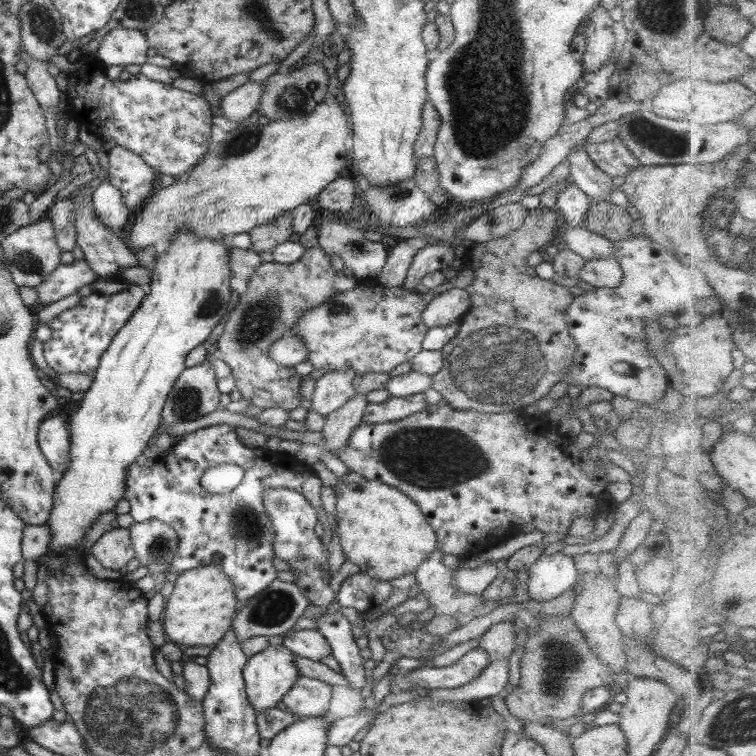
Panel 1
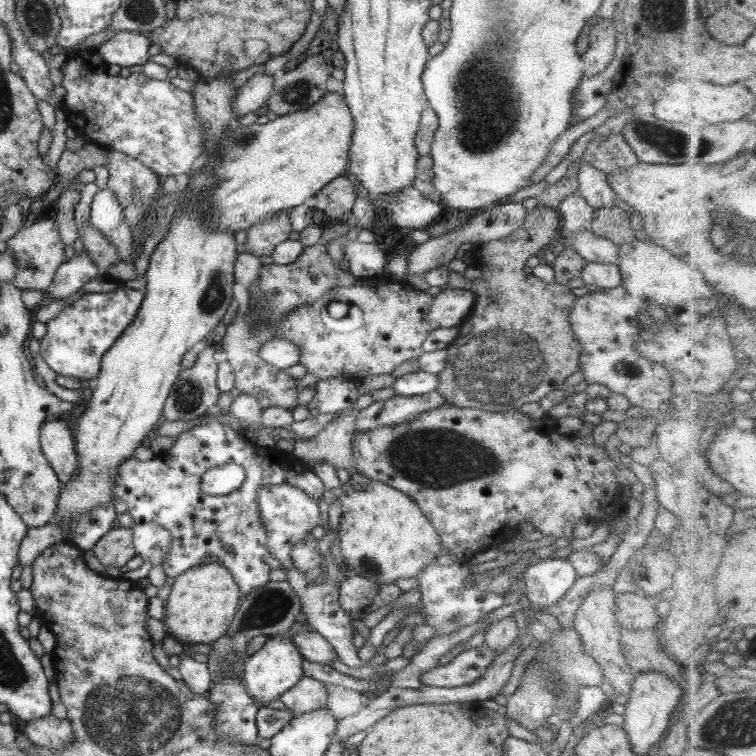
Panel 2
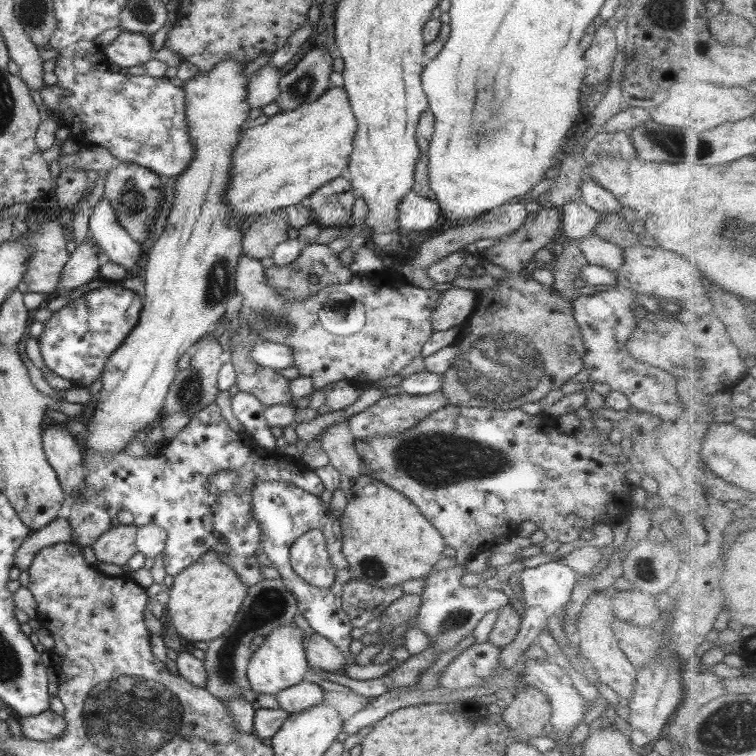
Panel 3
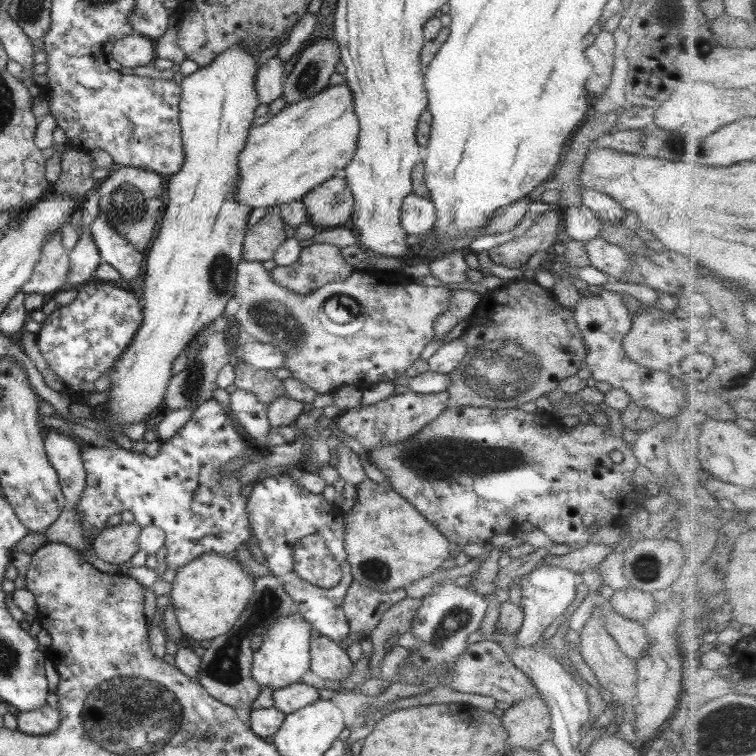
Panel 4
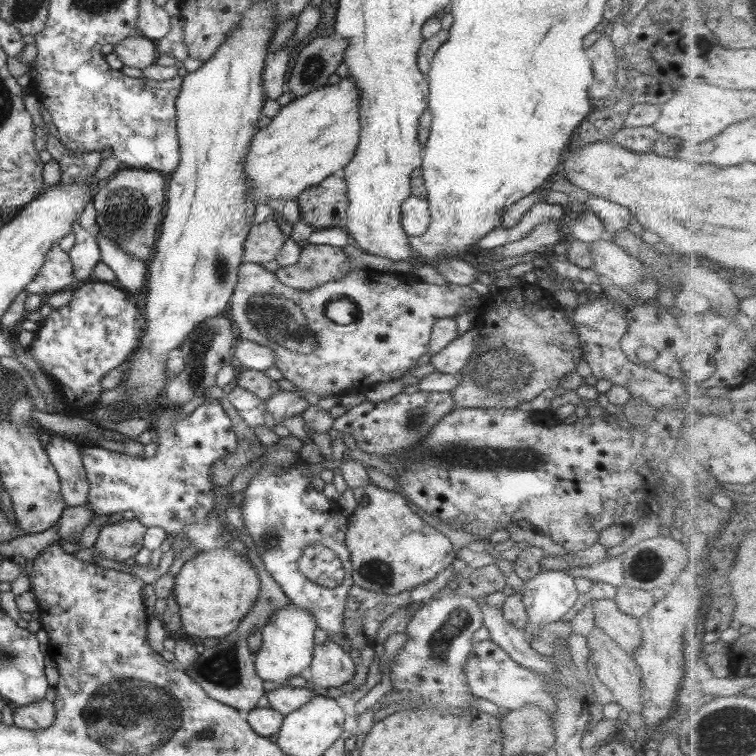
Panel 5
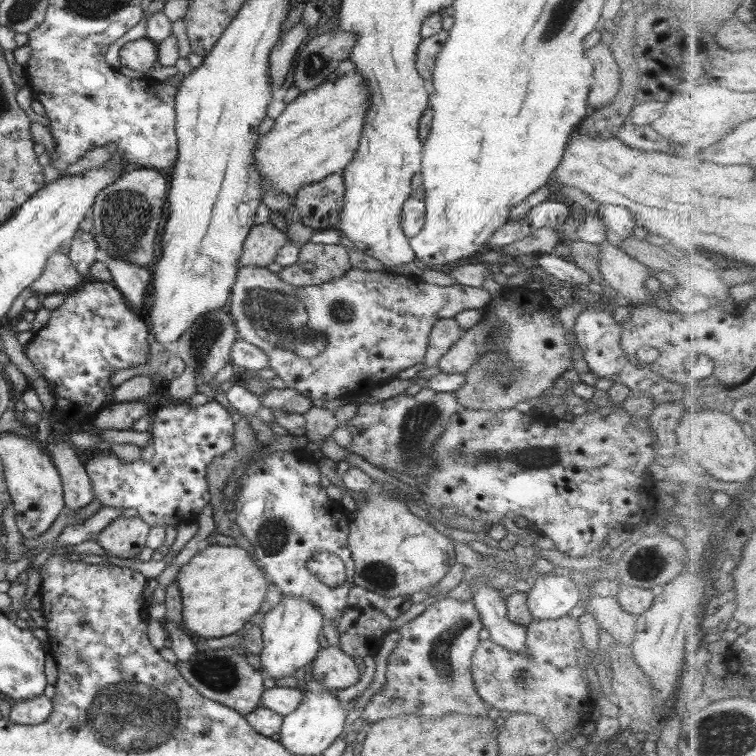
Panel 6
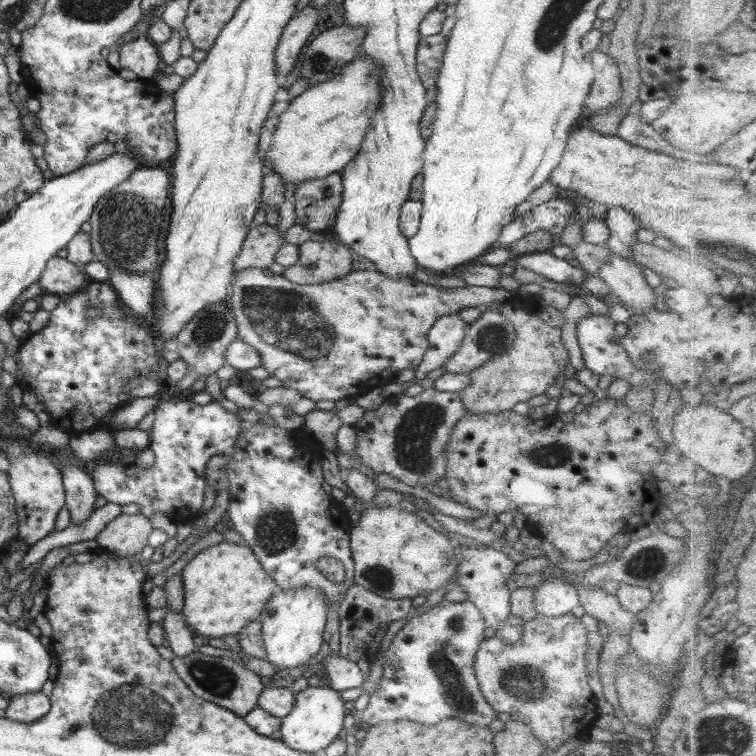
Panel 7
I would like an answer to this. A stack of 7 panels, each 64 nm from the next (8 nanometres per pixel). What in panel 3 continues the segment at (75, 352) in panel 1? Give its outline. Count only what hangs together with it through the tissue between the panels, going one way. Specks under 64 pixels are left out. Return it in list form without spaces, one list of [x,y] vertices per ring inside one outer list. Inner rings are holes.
[[[119,285],[92,289],[70,300],[42,322],[43,330],[37,342],[45,366],[53,374],[71,381],[73,386],[89,388],[101,376],[107,357],[136,326],[141,307],[135,291]]]

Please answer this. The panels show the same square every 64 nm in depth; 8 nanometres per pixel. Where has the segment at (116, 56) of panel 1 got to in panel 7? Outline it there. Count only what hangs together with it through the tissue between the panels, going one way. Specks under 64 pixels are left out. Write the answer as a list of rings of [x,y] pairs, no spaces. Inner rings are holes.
[[[138,36],[119,47],[118,62],[120,68],[133,71],[140,80],[151,79],[153,72],[162,68],[157,45],[143,36]]]

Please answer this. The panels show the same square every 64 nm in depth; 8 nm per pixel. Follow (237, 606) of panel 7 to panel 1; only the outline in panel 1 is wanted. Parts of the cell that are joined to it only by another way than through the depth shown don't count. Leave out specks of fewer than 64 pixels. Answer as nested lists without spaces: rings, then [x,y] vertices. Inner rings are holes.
[[[219,565],[185,569],[177,575],[159,621],[163,627],[164,639],[182,649],[215,646],[232,626],[235,605],[233,584]]]

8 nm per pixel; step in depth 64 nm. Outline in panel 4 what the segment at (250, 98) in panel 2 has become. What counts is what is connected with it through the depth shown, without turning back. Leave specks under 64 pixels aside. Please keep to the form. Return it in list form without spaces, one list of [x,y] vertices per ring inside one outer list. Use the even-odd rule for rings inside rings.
[[[273,56],[257,68],[255,92],[259,104],[269,104],[282,96],[283,81],[286,78],[283,75],[283,63],[277,56]]]

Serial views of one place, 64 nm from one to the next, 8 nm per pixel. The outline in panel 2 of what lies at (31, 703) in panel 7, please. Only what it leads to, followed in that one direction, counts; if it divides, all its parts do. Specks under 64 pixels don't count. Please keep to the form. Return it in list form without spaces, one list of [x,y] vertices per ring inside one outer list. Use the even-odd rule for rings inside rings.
[[[51,713],[43,718],[25,722],[22,732],[33,746],[43,746],[51,751],[61,751],[74,740],[69,721],[58,719]]]

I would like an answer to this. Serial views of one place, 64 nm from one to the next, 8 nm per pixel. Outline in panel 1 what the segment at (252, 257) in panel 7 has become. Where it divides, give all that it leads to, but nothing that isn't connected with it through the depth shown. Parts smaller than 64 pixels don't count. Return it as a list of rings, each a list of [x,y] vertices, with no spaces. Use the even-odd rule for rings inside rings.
[[[289,211],[281,212],[269,223],[264,222],[249,230],[251,247],[248,250],[257,254],[259,252],[272,252],[277,244],[287,241],[291,233],[291,213]]]

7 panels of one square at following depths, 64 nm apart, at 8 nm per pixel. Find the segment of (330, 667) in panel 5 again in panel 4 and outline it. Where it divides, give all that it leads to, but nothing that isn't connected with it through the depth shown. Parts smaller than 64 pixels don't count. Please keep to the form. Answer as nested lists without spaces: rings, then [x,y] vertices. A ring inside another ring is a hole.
[[[325,636],[310,638],[309,658],[309,670],[322,681],[343,681],[353,673],[346,652]]]

